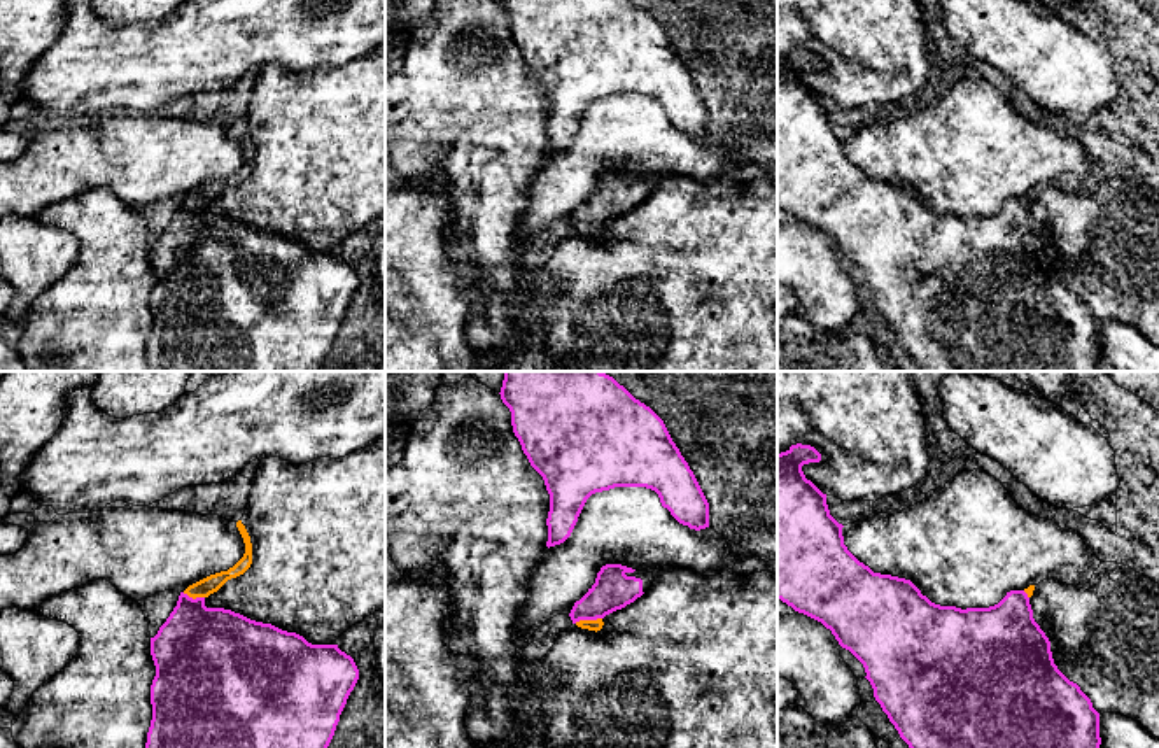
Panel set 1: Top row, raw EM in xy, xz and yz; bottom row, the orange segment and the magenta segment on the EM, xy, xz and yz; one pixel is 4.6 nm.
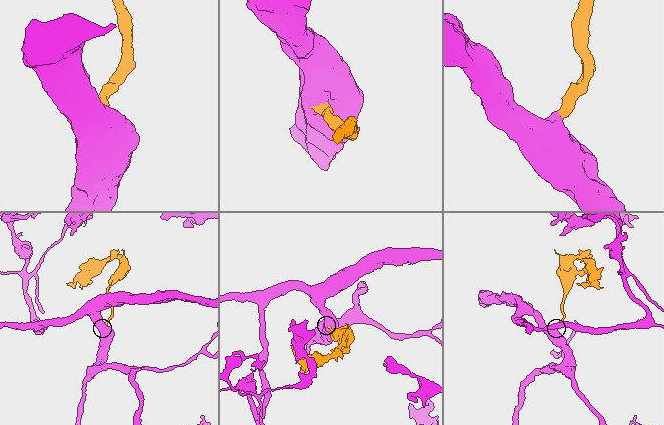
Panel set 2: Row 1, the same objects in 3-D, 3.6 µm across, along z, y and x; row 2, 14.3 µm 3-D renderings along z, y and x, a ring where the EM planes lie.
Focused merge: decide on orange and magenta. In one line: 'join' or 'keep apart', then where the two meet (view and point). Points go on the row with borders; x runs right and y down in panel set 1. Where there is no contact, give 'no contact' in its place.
join; contact xz (587, 620)

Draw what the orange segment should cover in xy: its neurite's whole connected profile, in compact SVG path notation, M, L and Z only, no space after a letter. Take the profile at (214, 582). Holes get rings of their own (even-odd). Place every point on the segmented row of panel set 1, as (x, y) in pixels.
M242 520L236 522L236 527L245 543L243 557L228 571L210 575L180 592L177 606L166 622L159 627L158 634L151 638L151 655L156 666L156 676L151 685L152 720L147 732L145 748L327 748L334 736L347 699L359 680L359 669L354 659L341 652L338 645L312 645L296 632L287 632L271 624L250 620L231 610L205 606L205 599L210 594L217 592L228 580L243 575L252 564L250 536Z

